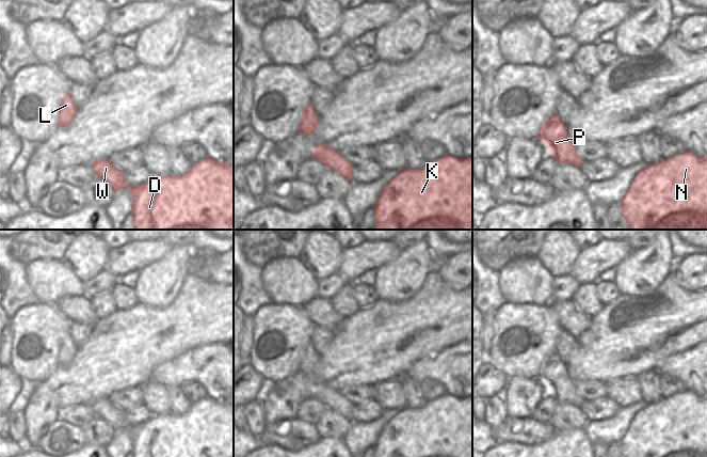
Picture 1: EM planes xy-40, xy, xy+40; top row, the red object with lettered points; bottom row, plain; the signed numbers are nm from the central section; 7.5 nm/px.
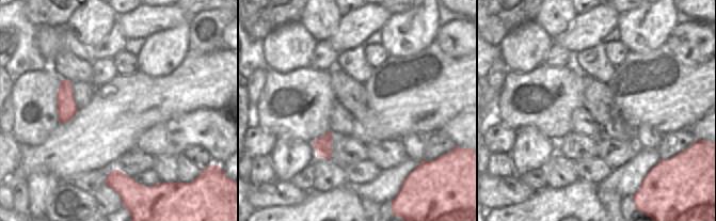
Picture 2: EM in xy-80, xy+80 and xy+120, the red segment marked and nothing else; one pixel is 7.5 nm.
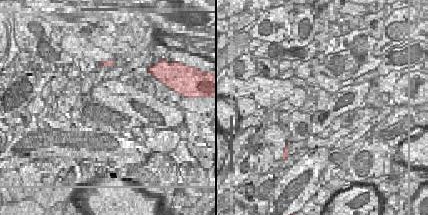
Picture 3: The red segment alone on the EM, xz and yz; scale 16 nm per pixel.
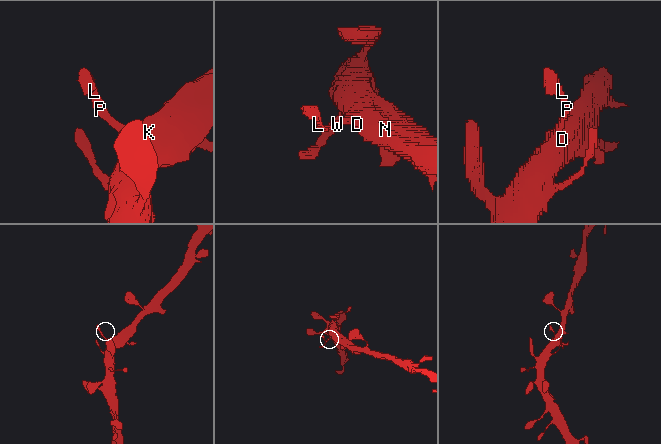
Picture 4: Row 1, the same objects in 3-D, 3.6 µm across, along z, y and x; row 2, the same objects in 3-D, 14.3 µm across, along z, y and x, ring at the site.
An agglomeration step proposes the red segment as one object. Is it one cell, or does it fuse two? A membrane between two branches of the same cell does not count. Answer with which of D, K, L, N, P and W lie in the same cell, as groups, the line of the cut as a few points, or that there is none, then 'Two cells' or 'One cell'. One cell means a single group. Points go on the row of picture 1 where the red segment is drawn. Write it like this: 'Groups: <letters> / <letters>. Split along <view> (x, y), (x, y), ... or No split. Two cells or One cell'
Groups: D K L N P W. No split. One cell

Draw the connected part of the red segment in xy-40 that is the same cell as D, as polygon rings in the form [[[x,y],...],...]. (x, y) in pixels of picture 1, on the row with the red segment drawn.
[[[209,157],[193,163],[181,176],[152,176],[147,183],[130,187],[125,172],[108,159],[91,164],[97,178],[114,191],[128,189],[133,199],[131,214],[135,230],[234,230],[234,168]]]

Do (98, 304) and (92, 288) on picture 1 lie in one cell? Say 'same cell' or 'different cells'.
different cells

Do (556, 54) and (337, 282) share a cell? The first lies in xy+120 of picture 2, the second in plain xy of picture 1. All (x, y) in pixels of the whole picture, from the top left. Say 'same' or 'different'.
same

